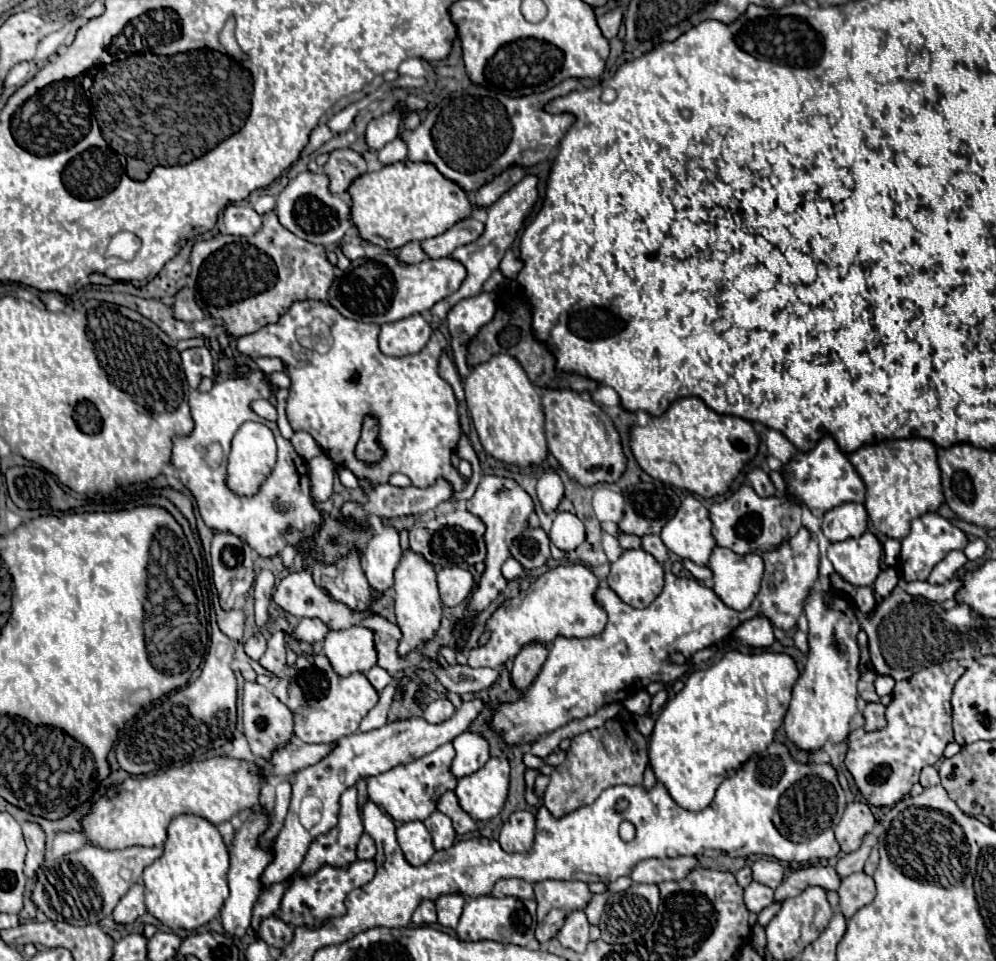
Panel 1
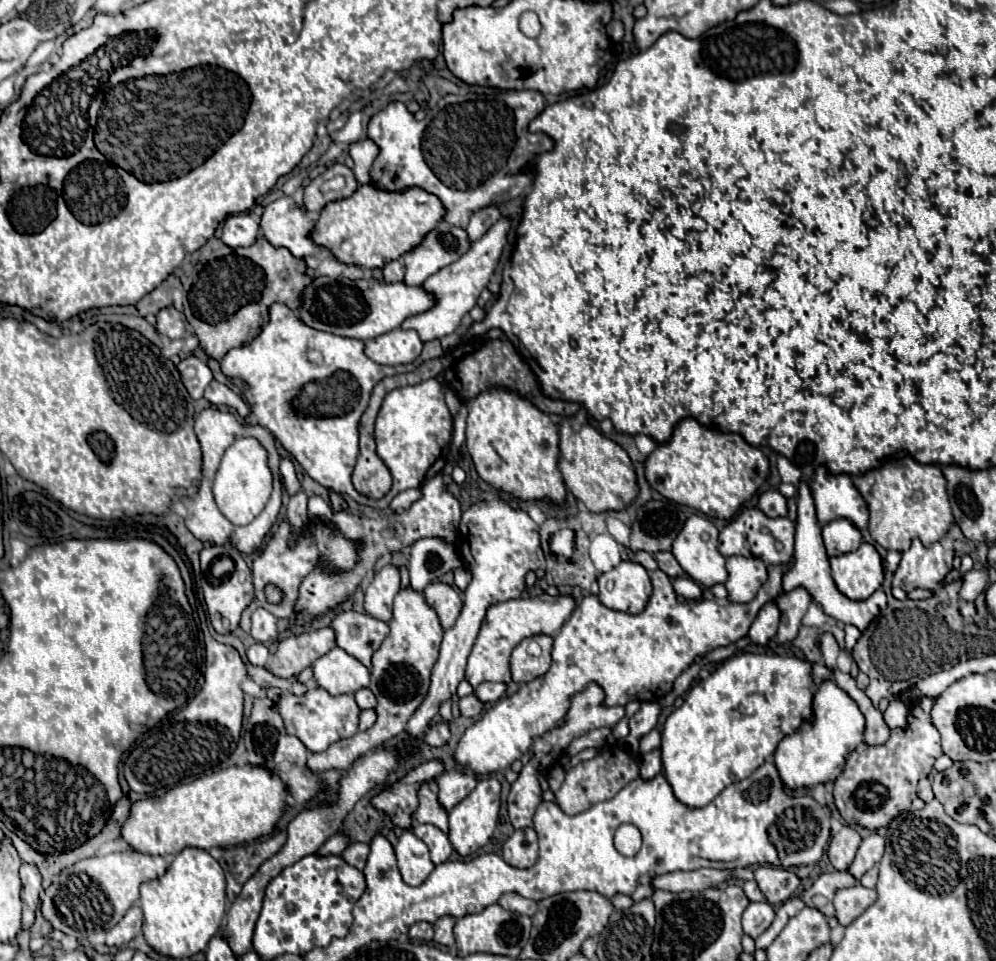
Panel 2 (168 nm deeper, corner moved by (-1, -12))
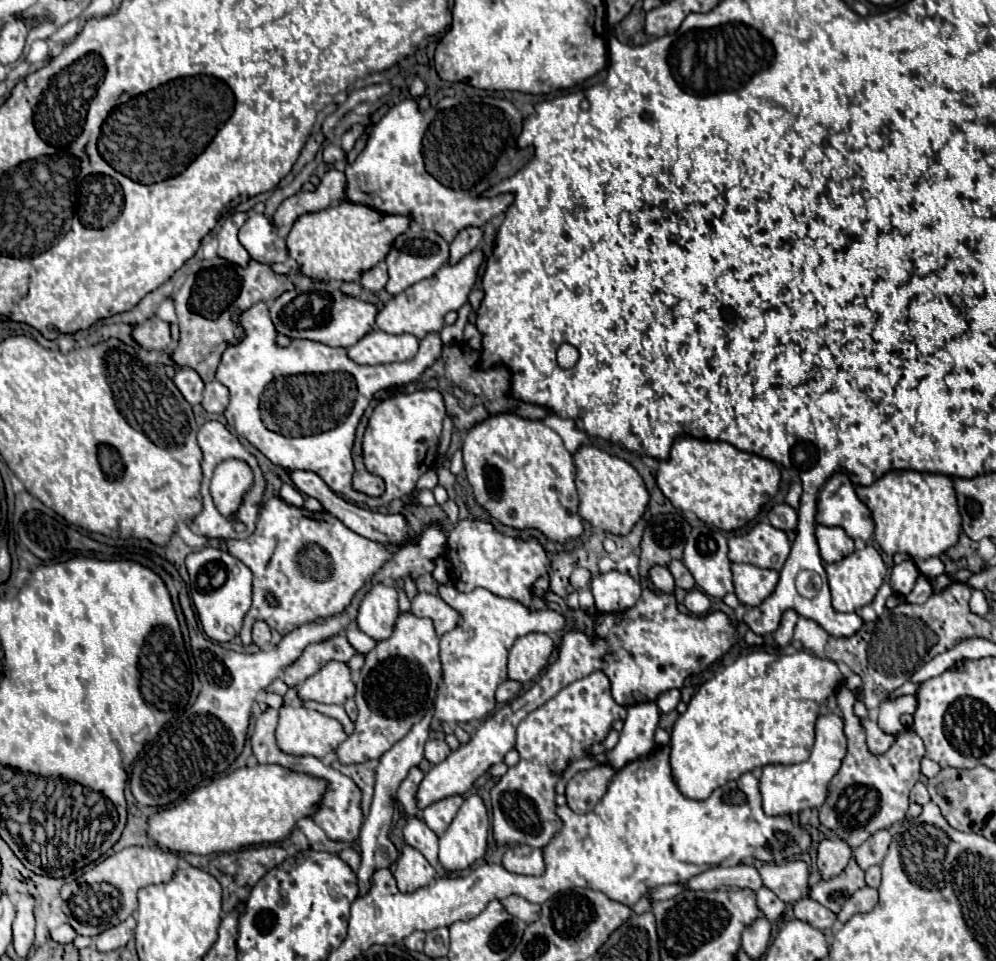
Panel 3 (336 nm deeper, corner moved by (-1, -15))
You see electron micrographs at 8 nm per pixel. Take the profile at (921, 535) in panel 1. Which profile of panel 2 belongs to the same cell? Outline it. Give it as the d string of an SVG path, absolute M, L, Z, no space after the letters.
M914 539L912 547L902 553L902 561L894 573L892 585L904 589L906 593L916 587L938 589L940 581L952 569L954 557L954 549L948 551L942 547L942 543L932 543L926 547Z

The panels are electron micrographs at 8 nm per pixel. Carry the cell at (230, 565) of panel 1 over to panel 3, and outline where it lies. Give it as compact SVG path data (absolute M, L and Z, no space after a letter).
M206 546L186 556L190 574L190 596L196 606L202 630L216 642L232 642L242 628L242 620L252 604L252 572L228 552Z

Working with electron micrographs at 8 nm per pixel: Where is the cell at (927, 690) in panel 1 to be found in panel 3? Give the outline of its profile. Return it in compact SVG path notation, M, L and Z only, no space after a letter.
M842 686L836 694L838 708L844 720L844 736L848 740L848 752L842 760L838 774L832 778L828 788L828 798L818 810L820 824L836 832L852 850L856 850L862 842L866 842L874 832L890 828L896 822L902 822L908 810L908 794L912 786L920 778L920 760L924 758L924 744L922 738L912 730L906 728L896 736L896 742L886 754L872 754L866 748L864 728L860 718L852 712L856 696L852 690Z

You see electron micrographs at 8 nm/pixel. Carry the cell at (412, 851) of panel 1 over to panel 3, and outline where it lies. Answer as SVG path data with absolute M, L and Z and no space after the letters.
M404 844L396 862L394 878L400 892L416 892L418 888L428 886L436 878L436 870L416 848Z

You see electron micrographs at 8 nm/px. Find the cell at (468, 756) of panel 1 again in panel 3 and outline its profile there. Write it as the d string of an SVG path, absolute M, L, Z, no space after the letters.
M452 796L452 798L444 798L434 802L432 806L422 810L422 822L436 834L442 836L448 828L448 824L452 822L452 818L456 816L458 808L462 806L464 798L462 796Z

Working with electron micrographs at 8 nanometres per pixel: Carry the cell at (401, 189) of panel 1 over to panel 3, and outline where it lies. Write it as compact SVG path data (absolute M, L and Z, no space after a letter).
M344 200L320 212L300 216L286 236L286 248L306 278L358 282L362 272L386 258L390 244L408 228L410 220L406 216L386 216L368 206Z

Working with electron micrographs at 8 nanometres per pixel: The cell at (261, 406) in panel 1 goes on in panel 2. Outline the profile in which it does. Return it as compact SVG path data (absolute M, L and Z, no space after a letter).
M212 381L212 383L206 387L204 398L210 401L212 405L228 405L228 407L236 409L238 415L240 415L240 419L246 419L246 417L250 415L248 405L232 391L232 387L222 385L222 383L218 383L218 381Z

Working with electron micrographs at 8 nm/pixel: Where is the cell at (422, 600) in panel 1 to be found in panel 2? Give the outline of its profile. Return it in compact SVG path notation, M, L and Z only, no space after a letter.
M400 589L394 599L394 611L390 619L390 633L386 635L384 643L372 657L372 681L370 689L374 691L378 705L378 719L368 731L360 731L354 737L342 739L330 745L322 753L308 755L308 769L314 773L324 773L330 769L348 769L360 755L388 743L396 735L406 729L408 719L414 715L418 705L422 703L424 695L430 687L430 671L438 659L438 649L442 643L442 627L438 621L438 613L426 605L426 599L416 589Z

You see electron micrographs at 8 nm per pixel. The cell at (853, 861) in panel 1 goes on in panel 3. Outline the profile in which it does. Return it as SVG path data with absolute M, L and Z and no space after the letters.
M880 830L876 834L872 834L862 846L858 846L854 850L854 858L858 862L858 866L862 870L868 870L870 866L874 864L882 864L886 852L888 852L888 846L890 846L890 832L888 830Z

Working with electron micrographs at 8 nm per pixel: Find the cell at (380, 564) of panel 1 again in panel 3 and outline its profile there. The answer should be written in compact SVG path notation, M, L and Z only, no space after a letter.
M376 584L362 600L356 624L376 642L390 638L398 618L398 594L394 586Z

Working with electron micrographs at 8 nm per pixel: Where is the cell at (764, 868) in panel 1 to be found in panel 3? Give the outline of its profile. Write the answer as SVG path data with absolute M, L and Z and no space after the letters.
M790 860L786 864L764 864L760 876L766 888L770 888L786 904L798 902L808 892L808 864L804 860Z

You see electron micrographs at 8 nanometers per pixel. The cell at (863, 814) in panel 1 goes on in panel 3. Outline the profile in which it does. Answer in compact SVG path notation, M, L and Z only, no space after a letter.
M840 838L822 840L818 846L818 862L816 862L822 880L830 880L838 876L846 868L850 858L852 858L852 850Z

